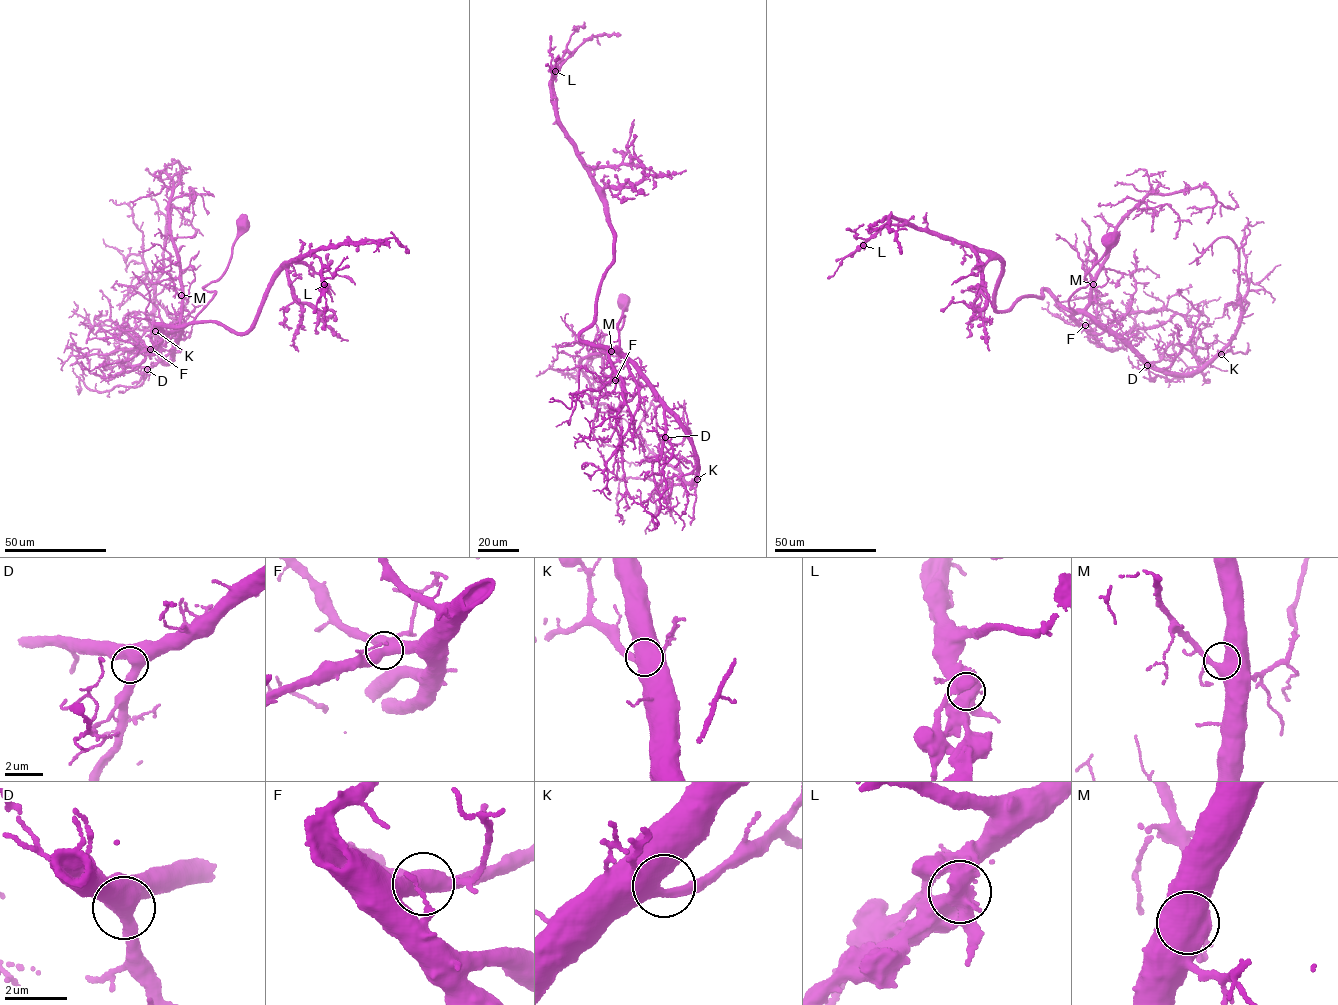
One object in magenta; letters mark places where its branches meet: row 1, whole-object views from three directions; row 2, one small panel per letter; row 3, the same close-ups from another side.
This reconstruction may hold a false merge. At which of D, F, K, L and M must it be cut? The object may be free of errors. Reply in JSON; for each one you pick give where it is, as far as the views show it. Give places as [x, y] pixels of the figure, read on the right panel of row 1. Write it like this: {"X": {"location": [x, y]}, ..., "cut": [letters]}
{"cut": []}

